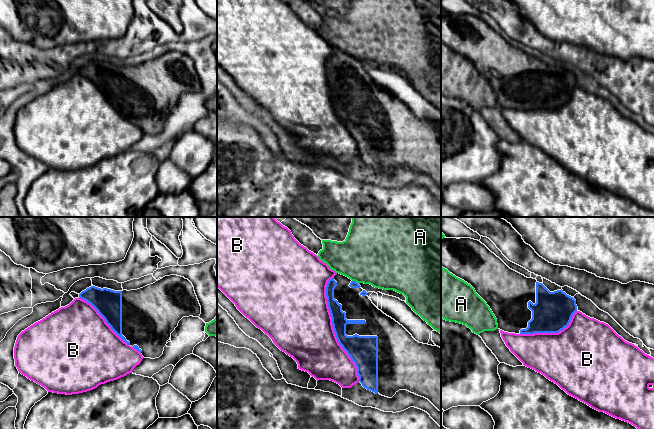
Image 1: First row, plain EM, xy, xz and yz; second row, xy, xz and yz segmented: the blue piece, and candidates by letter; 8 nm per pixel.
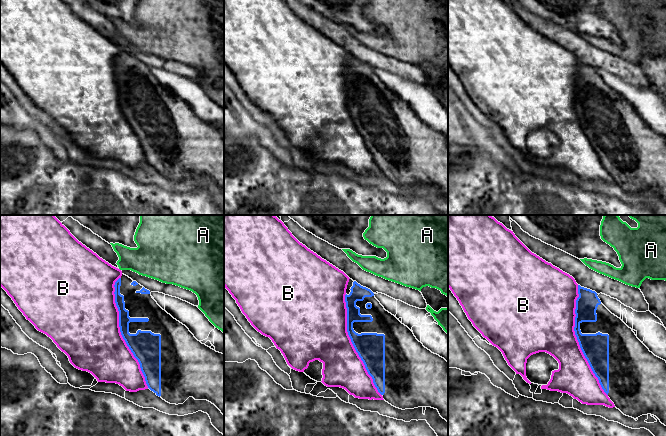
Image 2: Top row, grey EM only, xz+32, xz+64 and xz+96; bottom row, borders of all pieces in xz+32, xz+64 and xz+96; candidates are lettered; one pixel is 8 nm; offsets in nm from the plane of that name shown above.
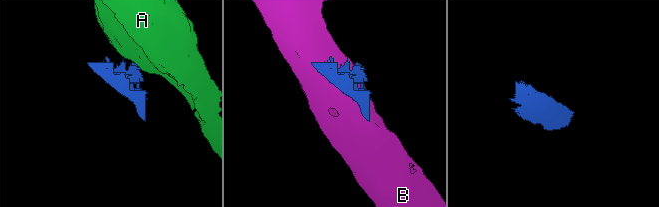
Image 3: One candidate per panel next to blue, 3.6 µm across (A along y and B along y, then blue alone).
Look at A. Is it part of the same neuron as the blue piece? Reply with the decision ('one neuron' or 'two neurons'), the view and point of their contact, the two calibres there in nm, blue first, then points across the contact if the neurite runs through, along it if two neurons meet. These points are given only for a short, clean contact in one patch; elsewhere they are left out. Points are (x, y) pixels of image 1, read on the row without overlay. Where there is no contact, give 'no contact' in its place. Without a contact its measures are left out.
two neurons; contact xz (354, 57); calibres 60 and 460 nm; border xz (352, 56), (357, 59)

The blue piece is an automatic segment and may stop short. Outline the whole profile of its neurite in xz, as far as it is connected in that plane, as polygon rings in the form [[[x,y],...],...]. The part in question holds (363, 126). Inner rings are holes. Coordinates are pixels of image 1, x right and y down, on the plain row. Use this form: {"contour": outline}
{"contour": [[[337,49],[326,62],[328,84],[336,114],[357,143],[359,158],[364,164],[392,174],[399,166],[407,166],[428,175],[441,187],[441,124],[419,119],[398,98],[379,86],[361,62]]]}

